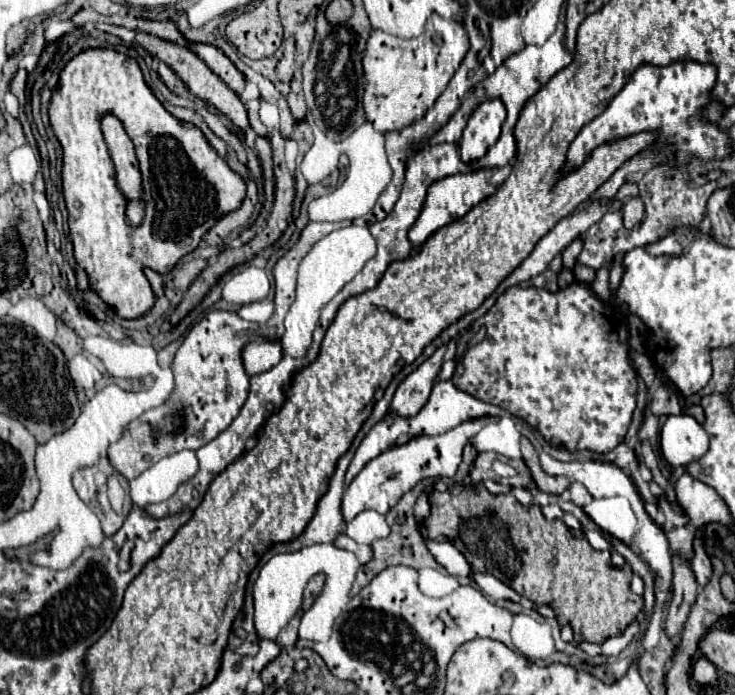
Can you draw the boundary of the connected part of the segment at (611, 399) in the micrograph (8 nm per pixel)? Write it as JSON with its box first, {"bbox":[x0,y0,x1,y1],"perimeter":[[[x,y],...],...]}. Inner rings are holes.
{"bbox":[453,281,637,453],"perimeter":[[[573,281],[555,293],[547,289],[511,287],[479,319],[487,323],[487,337],[467,347],[457,363],[453,383],[475,399],[499,405],[533,425],[553,447],[609,453],[623,439],[637,403],[637,371],[629,359],[629,329],[621,309],[603,303],[591,285]]]}

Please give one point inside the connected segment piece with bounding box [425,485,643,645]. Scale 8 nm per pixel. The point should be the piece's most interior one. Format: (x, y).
(545, 561)

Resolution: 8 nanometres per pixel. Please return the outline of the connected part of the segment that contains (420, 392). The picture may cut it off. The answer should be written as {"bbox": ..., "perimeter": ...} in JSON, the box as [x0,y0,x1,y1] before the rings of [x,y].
{"bbox":[391,345,447,415],"perimeter":[[[445,345],[439,347],[417,371],[413,371],[403,379],[391,403],[391,409],[395,415],[417,415],[417,411],[421,411],[437,381],[445,351],[447,351]]]}

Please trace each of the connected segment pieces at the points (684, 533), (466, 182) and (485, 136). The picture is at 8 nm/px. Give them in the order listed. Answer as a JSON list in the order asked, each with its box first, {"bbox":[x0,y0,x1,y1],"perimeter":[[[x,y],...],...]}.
[{"bbox":[667,521,697,561],"perimeter":[[[691,521],[685,527],[681,527],[681,529],[671,529],[667,533],[671,553],[679,555],[685,561],[689,561],[693,557],[693,537],[695,537],[695,531],[697,531],[697,527],[693,527]]]},{"bbox":[409,169,495,245],"perimeter":[[[483,169],[483,171],[473,171],[473,173],[461,173],[461,175],[451,175],[445,177],[437,183],[433,183],[427,191],[427,199],[425,199],[425,207],[417,219],[417,223],[411,227],[409,231],[409,239],[413,245],[423,245],[437,229],[453,223],[453,219],[461,219],[463,215],[467,215],[475,205],[479,205],[483,199],[487,199],[493,191],[495,185],[489,183],[493,171]]]},{"bbox":[459,99,505,163],"perimeter":[[[499,99],[481,103],[469,117],[469,123],[463,131],[459,143],[461,161],[469,163],[485,157],[489,147],[497,143],[503,121],[505,121],[505,107]]]}]

